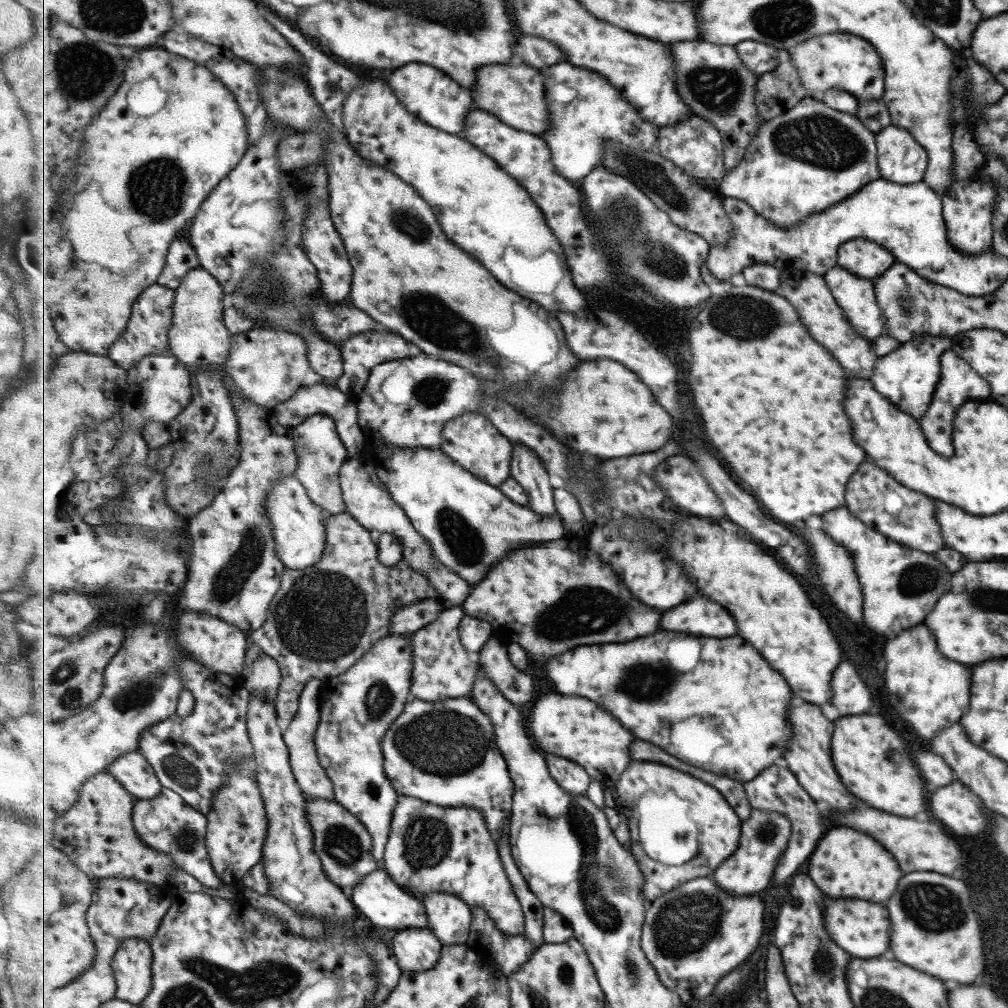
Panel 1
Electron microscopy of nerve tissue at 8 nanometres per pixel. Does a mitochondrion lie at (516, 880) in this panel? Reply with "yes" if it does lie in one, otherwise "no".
no

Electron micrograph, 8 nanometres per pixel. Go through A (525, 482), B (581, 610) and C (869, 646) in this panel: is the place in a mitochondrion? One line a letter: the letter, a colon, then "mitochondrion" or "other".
A: other
B: mitochondrion
C: other

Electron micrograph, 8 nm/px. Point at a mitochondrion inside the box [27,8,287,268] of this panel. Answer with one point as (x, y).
(84, 73)

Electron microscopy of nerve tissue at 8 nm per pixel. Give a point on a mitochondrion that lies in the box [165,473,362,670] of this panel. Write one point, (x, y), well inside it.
(232, 576)

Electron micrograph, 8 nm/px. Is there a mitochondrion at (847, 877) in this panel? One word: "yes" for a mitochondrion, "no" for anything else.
no

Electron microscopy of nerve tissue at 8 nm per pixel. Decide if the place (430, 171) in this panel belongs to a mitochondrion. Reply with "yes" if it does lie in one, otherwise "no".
no

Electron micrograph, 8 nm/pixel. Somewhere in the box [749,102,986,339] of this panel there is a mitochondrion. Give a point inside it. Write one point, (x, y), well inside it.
(817, 140)

